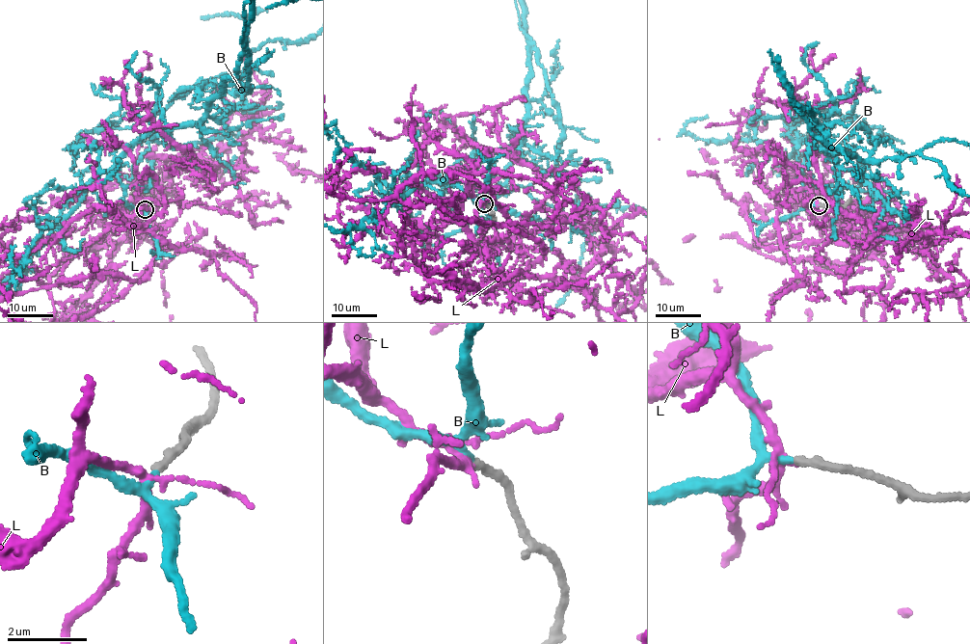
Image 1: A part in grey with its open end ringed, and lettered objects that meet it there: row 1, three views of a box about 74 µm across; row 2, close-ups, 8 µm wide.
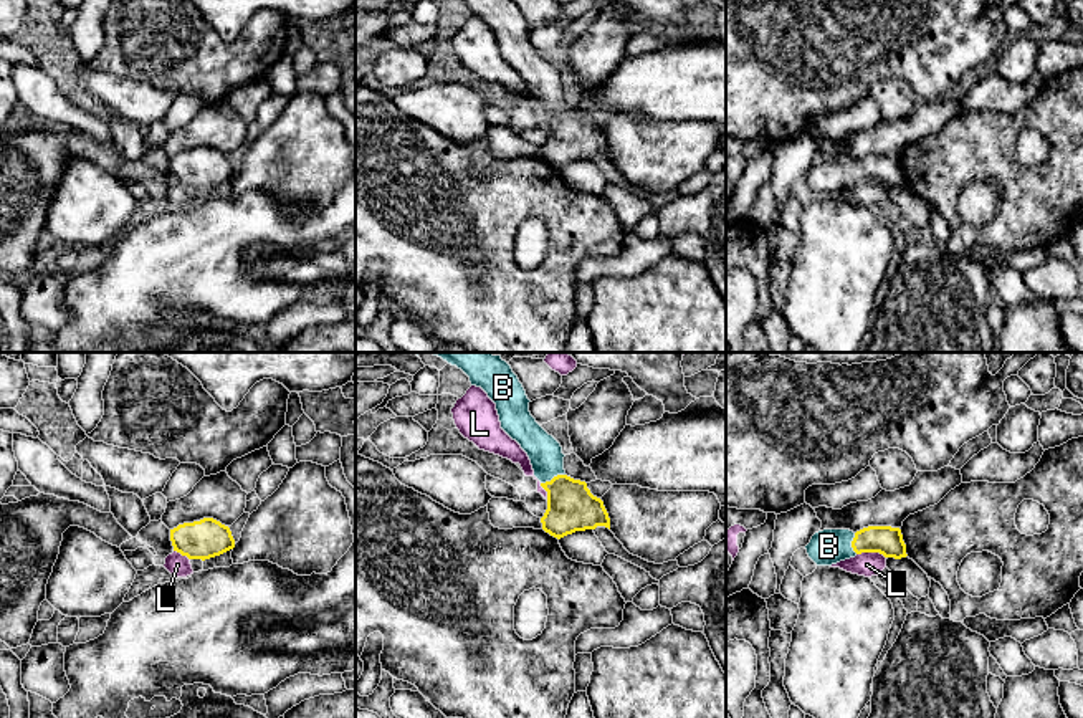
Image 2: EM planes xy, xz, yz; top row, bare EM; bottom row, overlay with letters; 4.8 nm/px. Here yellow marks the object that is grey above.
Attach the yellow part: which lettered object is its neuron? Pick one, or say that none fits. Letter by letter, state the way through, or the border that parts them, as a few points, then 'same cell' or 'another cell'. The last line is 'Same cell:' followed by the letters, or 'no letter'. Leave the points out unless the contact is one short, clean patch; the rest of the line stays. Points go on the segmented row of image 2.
B: runs through xz (571, 507), (554, 477), (544, 452); same cell
L: border along yz (857, 553), (880, 553), (885, 558); another cell
Same cell: B

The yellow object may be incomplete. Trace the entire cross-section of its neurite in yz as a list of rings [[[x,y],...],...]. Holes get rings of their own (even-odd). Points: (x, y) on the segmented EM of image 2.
[[[868,526],[856,533],[850,529],[823,529],[805,546],[817,566],[832,566],[861,553],[880,553],[885,558],[906,558],[906,544],[899,528]]]

